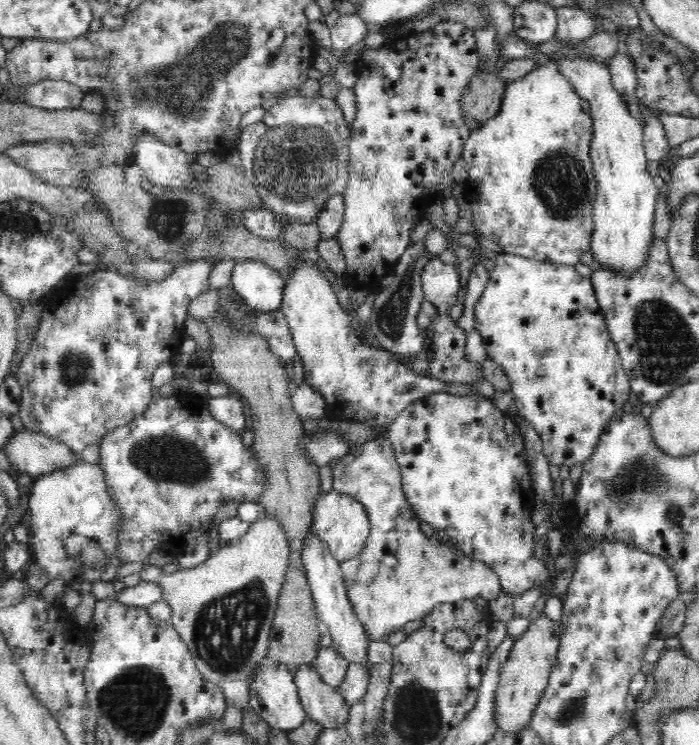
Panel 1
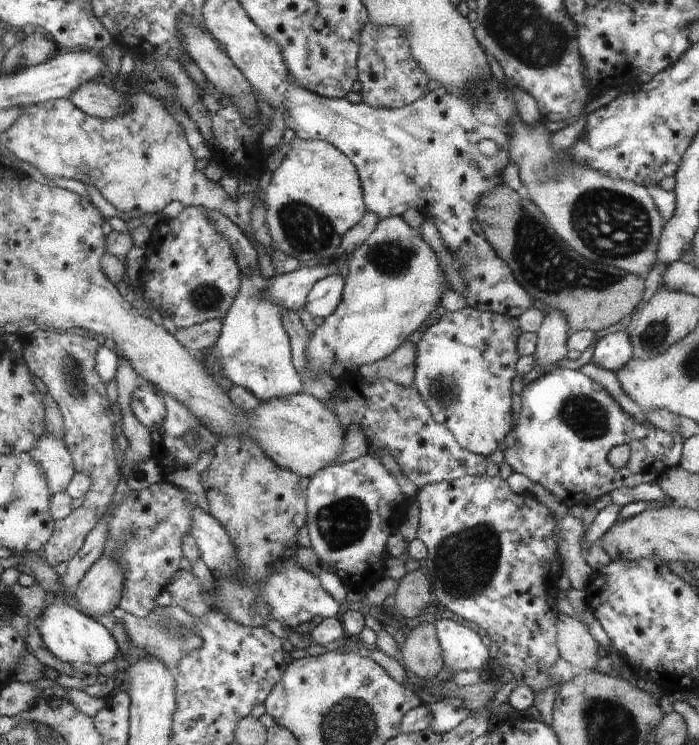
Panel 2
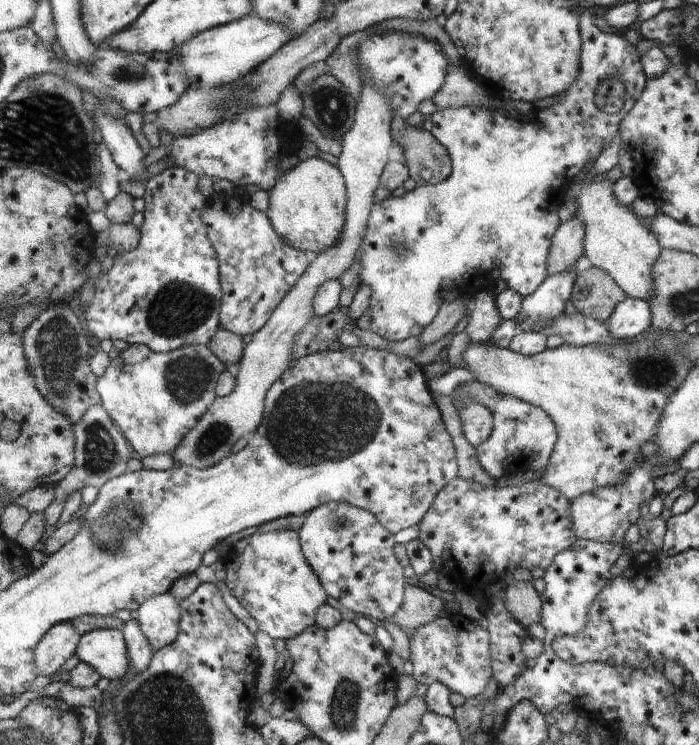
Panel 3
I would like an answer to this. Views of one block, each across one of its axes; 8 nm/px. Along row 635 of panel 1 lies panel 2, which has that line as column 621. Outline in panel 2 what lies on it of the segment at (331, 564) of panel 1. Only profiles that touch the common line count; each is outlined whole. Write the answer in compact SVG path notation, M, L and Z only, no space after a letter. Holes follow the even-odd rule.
M621 331L598 340L591 362L599 368L616 372L632 358L633 347L630 338L625 331Z

